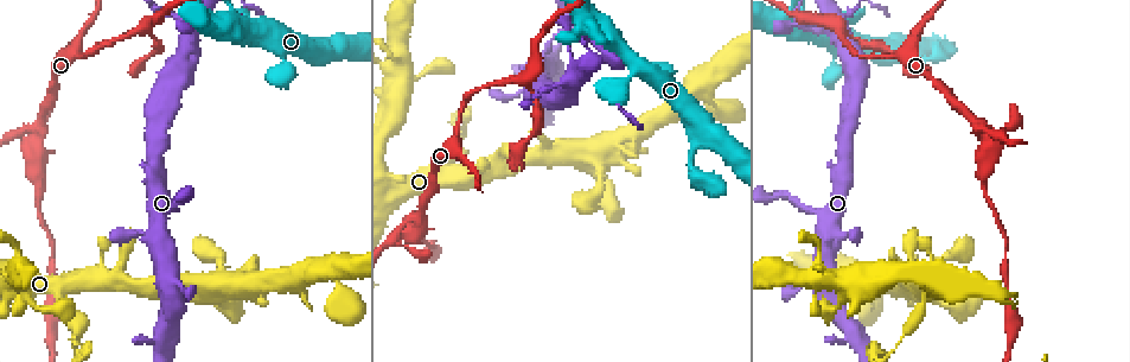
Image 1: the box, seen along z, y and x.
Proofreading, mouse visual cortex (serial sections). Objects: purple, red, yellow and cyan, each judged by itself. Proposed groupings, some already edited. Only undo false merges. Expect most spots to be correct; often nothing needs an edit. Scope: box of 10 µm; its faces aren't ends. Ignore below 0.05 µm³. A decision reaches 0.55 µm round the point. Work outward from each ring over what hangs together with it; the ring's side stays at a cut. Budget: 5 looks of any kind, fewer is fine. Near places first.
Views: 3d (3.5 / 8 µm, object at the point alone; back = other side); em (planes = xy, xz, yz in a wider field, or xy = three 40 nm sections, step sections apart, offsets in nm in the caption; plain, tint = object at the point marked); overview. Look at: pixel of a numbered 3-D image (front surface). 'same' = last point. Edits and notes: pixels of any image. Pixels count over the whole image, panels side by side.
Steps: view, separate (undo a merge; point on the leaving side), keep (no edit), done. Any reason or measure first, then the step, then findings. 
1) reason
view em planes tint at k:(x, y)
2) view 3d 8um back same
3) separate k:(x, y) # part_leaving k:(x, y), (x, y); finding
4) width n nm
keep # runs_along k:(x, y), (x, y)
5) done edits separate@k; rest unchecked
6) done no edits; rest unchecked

a fork
view 3d 3.5um back at 1:(838, 31)

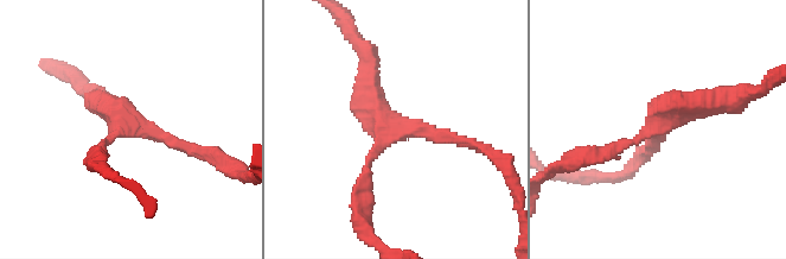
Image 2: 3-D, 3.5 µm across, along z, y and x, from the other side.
arms 3; arm_widths 150, 200, 300 nm
view em xy step 1 tint at 2:(123, 122)

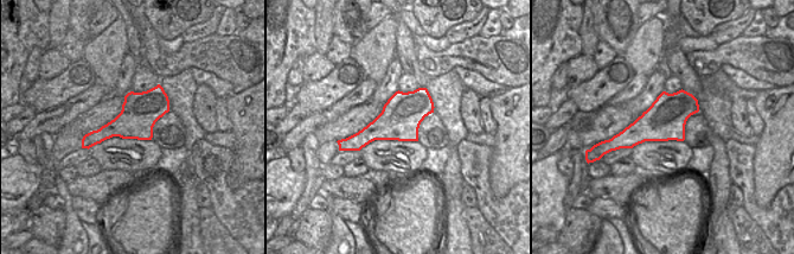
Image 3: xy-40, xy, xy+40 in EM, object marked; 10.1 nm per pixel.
another direction
view em xy step 2 tint same

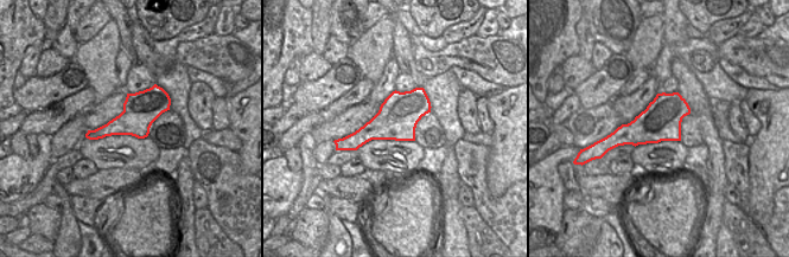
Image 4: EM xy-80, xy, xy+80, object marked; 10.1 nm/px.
keep # runs_along 2:(460, 143), (387, 127), (369, 67); all the same cell

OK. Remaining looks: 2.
abrupt turn
view 3d 3.5um at 1:(990, 146)

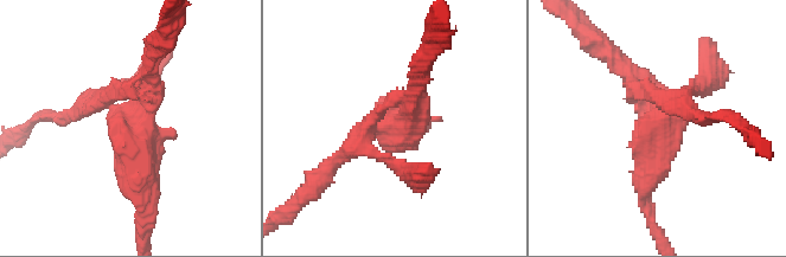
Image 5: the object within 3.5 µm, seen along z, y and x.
arms 4; arm_widths 200, 200, 250, 300 nm
view em xy step 2 tint at 5:(397, 129)

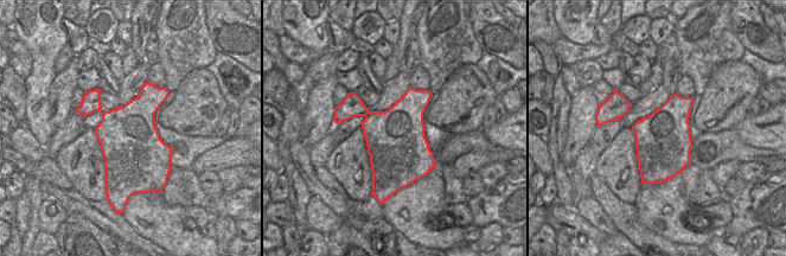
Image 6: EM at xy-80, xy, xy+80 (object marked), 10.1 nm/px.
separate 5:(342, 158) # part_leaving 5:(374, 127), (362, 146), (425, 173); two cells meet here

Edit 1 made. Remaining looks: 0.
done edits separate@5; rest unchecked

